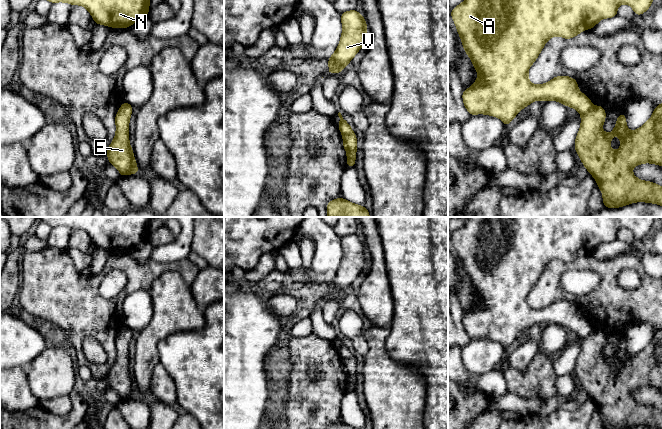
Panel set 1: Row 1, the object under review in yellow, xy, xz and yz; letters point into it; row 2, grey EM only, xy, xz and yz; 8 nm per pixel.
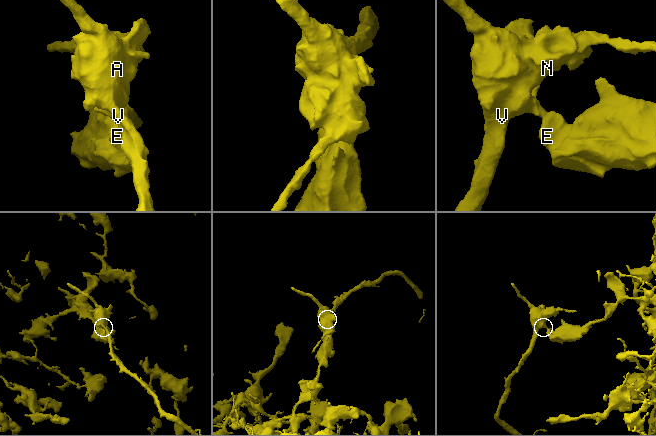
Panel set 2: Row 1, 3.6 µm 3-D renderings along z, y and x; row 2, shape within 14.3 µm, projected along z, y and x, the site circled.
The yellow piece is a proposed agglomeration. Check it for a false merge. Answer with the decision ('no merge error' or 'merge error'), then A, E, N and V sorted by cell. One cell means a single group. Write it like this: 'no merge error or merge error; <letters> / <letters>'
merge error; A N V / E

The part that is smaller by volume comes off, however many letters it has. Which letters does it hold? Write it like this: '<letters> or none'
A, N, V

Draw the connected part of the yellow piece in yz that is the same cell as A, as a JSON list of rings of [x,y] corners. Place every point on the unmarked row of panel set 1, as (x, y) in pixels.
[[[467,217],[467,222],[451,234],[465,276],[478,297],[476,306],[463,314],[464,330],[470,339],[486,338],[500,342],[505,351],[519,334],[536,324],[558,325],[573,331],[581,339],[587,337],[592,332],[592,326],[578,314],[575,303],[556,300],[545,308],[534,309],[528,303],[530,290],[551,261],[573,262],[585,253],[592,253],[601,243],[615,241],[618,230],[623,227],[630,229],[635,239],[642,239],[658,218],[662,217]]]

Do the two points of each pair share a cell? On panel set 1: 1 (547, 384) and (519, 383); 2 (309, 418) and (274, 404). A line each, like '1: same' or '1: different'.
1: same
2: different

